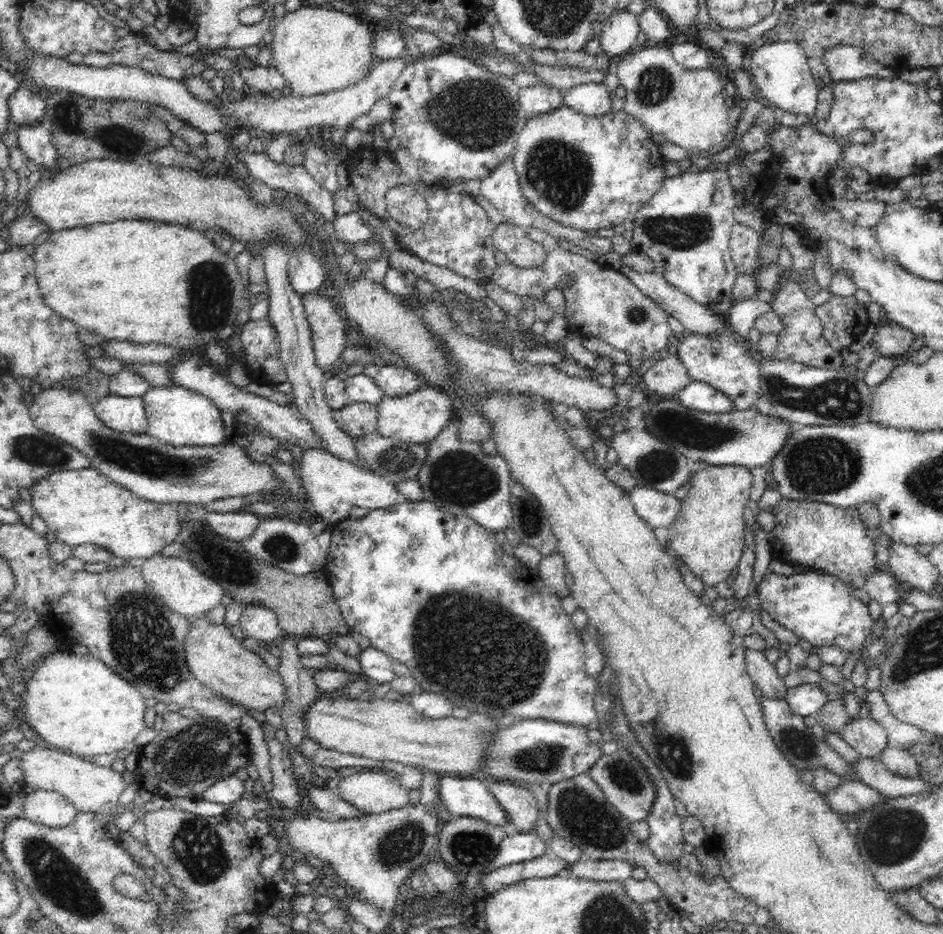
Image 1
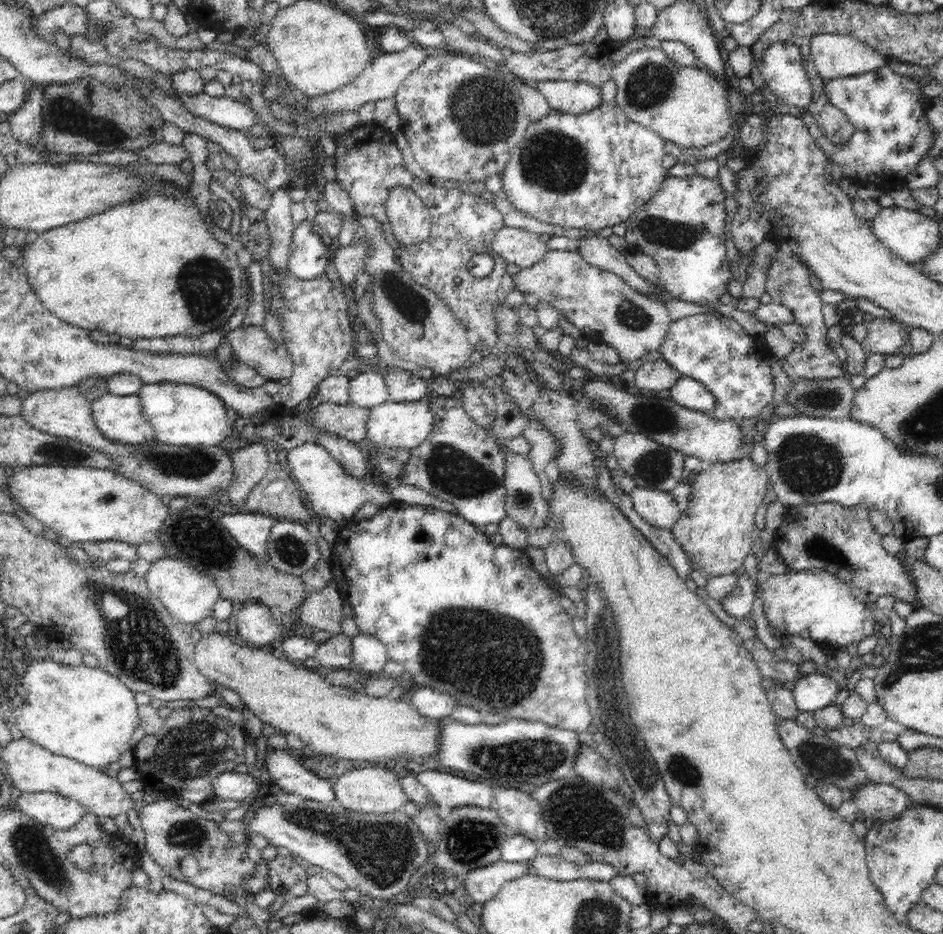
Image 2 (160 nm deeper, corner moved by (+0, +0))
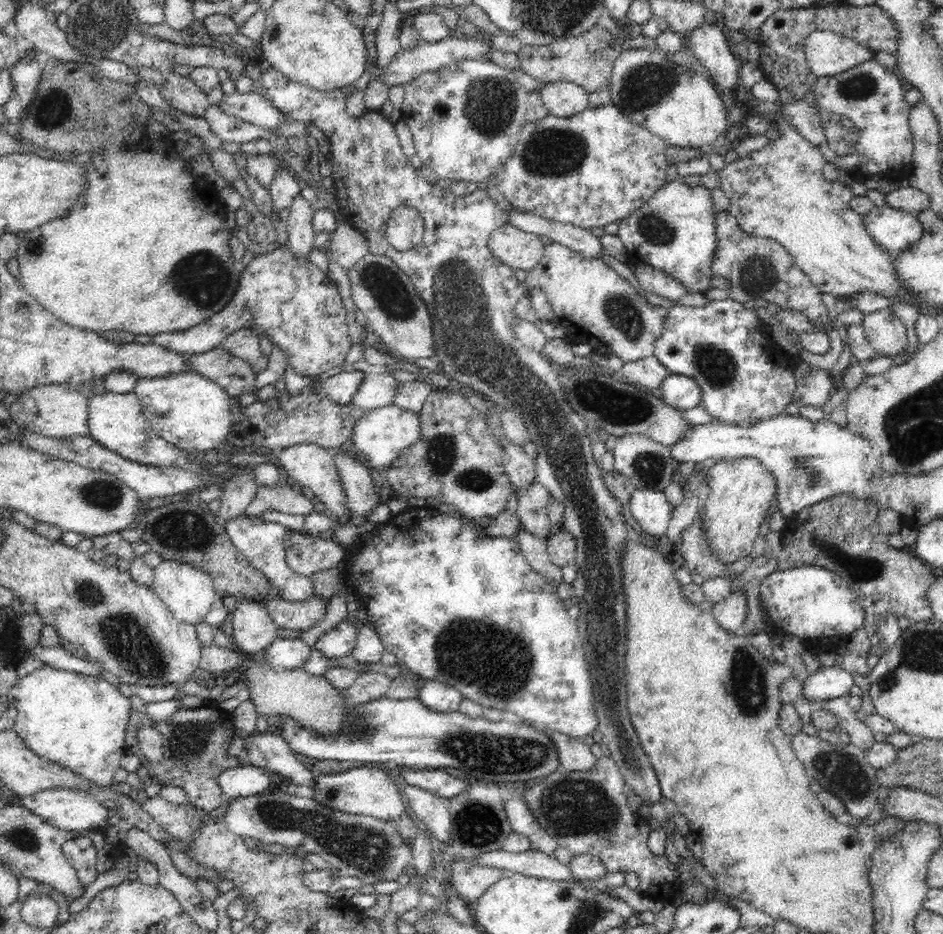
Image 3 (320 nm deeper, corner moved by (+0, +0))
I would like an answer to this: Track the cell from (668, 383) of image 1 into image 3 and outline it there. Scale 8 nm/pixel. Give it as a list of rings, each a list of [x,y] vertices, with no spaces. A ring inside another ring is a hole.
[[[654,355],[636,362],[624,363],[618,371],[618,375],[626,378],[628,383],[651,390],[659,388],[668,373],[668,369],[662,366]]]

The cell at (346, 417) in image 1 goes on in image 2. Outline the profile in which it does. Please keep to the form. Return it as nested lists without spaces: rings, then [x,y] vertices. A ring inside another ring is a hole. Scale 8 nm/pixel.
[[[313,399],[294,408],[275,404],[274,409],[260,411],[258,414],[249,416],[246,424],[241,429],[233,431],[233,435],[240,436],[246,444],[249,441],[263,441],[277,449],[290,450],[306,442],[318,442],[318,436],[327,432],[339,436],[352,443],[358,443],[366,438],[366,421],[370,409],[356,406],[350,402],[337,405],[329,402],[316,402]]]

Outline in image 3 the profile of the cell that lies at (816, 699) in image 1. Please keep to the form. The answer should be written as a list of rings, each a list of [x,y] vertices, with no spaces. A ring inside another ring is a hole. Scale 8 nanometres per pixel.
[[[836,663],[829,668],[819,668],[802,682],[802,697],[818,702],[846,696],[855,691],[852,673]]]

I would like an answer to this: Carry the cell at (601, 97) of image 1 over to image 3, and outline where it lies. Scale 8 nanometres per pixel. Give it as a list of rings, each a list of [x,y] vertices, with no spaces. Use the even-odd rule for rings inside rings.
[[[573,82],[542,83],[539,94],[548,115],[567,118],[589,108],[589,93]]]

